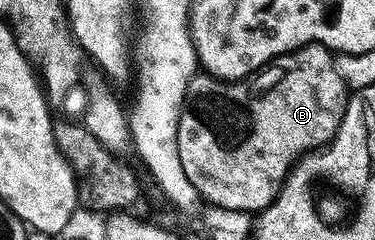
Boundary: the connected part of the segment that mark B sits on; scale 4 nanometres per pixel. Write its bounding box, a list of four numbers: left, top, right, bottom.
[177,44,347,212]

